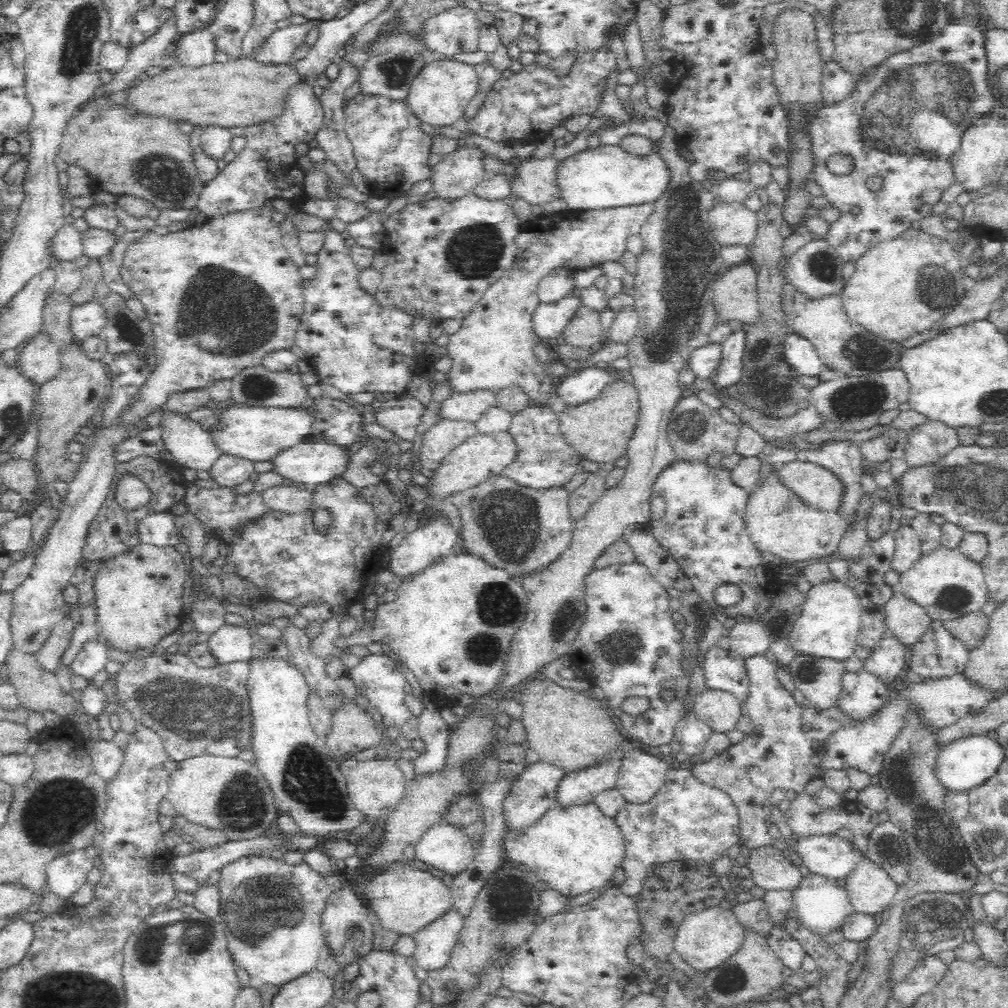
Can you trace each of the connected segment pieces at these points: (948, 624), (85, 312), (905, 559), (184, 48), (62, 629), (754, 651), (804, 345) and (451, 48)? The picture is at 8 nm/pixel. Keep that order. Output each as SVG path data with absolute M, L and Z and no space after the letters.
M980 610L959 619L944 621L942 626L970 652L978 648L980 641L987 635L988 620L989 617Z
M89 300L73 305L68 316L68 331L74 344L84 342L88 337L99 336L104 324L103 310L100 302Z
M900 525L894 531L895 553L891 562L891 568L904 574L924 554L920 537L910 525Z
M207 27L179 36L175 55L186 66L206 66L216 60L217 46L214 35Z
M69 617L55 624L44 646L34 654L45 671L55 673L62 665L63 656L70 646L75 625Z
M757 620L736 623L729 629L728 638L731 649L742 657L765 654L773 639Z
M788 333L782 350L785 362L802 376L818 376L824 367L814 346L800 335Z
M459 3L452 8L444 8L436 15L426 18L418 28L407 28L408 23L402 17L401 8L396 11L396 14L390 18L390 21L383 24L377 36L394 36L394 34L410 34L413 38L420 41L420 44L427 50L426 59L429 52L436 52L436 54L444 54L444 56L454 56L460 52L476 52L478 49L478 32L481 27L480 20L474 10Z

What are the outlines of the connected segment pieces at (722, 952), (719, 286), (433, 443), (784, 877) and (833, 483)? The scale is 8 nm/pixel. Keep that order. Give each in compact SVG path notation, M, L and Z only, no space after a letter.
M718 906L706 908L706 910L683 918L683 921L676 928L673 947L697 973L701 971L706 974L713 968L720 966L740 948L744 930L745 927L736 920L732 911L723 910Z
M747 261L726 267L711 284L711 296L718 320L729 319L753 323L758 312L758 274Z
M442 418L421 435L420 463L423 468L436 471L443 460L467 438L477 433L477 426L471 420Z
M772 843L751 849L745 866L750 868L754 886L764 890L792 890L805 875Z
M790 459L783 466L781 476L790 489L812 508L838 513L844 504L845 482L819 464Z

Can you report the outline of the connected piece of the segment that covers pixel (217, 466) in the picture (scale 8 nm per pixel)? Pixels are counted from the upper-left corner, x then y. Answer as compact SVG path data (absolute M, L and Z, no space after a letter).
M220 455L207 470L209 482L216 487L232 488L251 478L254 471L252 461L230 455Z

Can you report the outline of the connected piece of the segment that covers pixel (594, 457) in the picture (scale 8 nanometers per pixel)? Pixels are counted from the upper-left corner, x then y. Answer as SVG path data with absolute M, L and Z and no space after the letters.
M614 376L597 397L580 406L566 407L560 412L557 415L558 431L581 459L608 463L625 454L637 416L638 393L634 385Z

